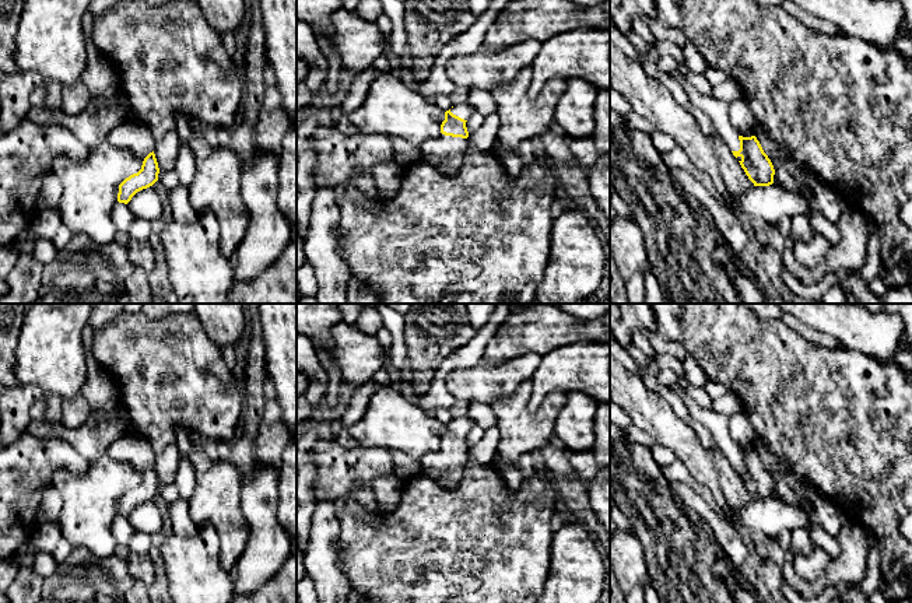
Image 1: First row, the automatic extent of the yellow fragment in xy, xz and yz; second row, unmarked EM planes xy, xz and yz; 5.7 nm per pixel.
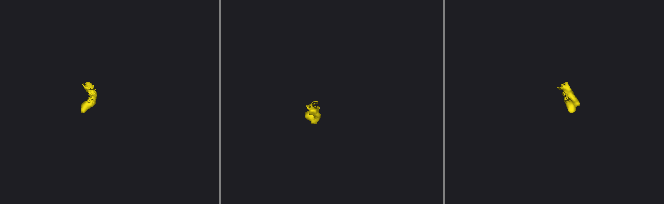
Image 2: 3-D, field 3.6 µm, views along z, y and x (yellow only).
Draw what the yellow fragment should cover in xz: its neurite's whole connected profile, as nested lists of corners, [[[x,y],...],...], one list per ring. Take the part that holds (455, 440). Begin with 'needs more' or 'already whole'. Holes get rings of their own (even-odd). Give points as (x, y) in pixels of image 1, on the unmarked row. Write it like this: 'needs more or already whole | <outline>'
needs more | [[[469,417],[456,418],[445,425],[441,449],[421,457],[424,473],[443,488],[455,488],[463,477],[463,470],[470,460],[466,435],[473,427]]]

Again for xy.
needs more | [[[131,432],[119,437],[106,452],[112,459],[129,463],[143,476],[137,487],[119,498],[117,515],[127,518],[137,505],[158,494],[159,481],[154,467],[157,453],[145,438]]]

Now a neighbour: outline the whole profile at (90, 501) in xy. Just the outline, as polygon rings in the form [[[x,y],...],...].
[[[102,452],[90,460],[85,474],[56,470],[50,485],[62,497],[57,519],[60,533],[73,548],[84,547],[97,560],[113,555],[117,541],[112,525],[117,516],[119,498],[141,483],[143,476],[129,463]]]

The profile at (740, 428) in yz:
[[[746,411],[733,414],[729,418],[729,430],[739,449],[754,449],[755,434]]]

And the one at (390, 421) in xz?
[[[382,386],[371,396],[364,417],[348,427],[348,431],[364,448],[394,449],[421,460],[424,455],[442,448],[441,438],[445,434],[445,425],[420,406],[407,402],[393,386]]]

